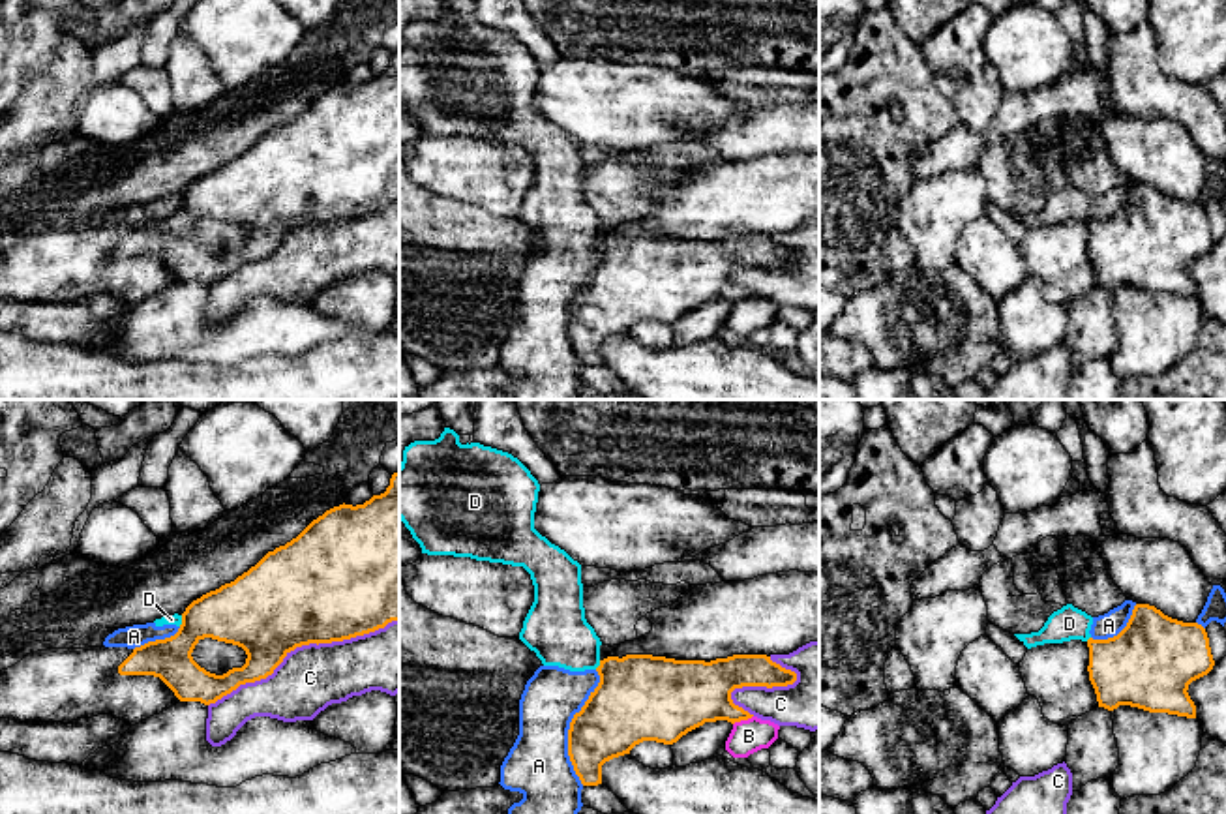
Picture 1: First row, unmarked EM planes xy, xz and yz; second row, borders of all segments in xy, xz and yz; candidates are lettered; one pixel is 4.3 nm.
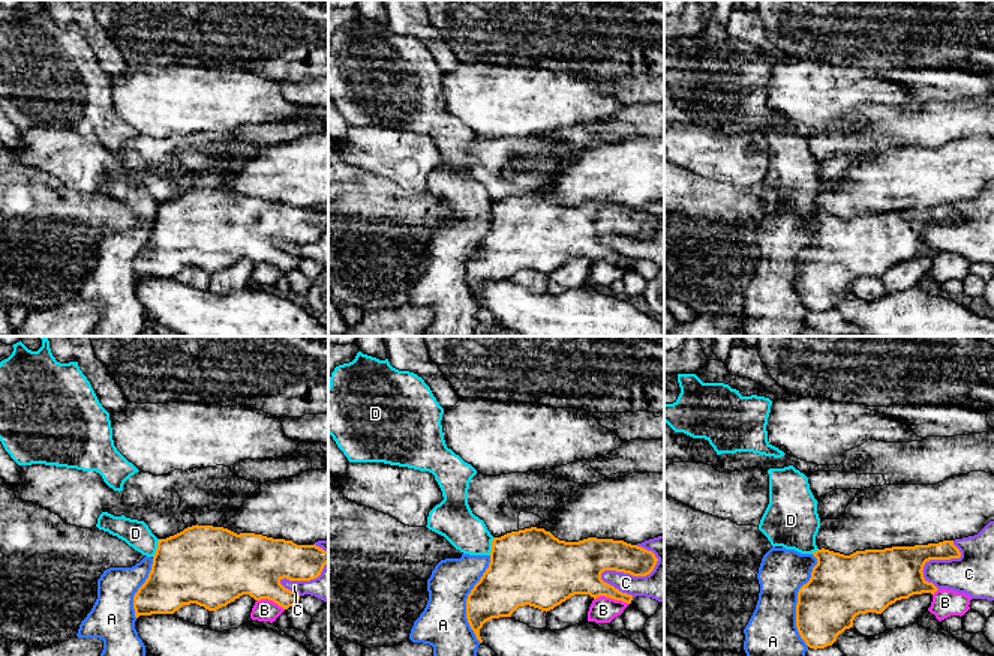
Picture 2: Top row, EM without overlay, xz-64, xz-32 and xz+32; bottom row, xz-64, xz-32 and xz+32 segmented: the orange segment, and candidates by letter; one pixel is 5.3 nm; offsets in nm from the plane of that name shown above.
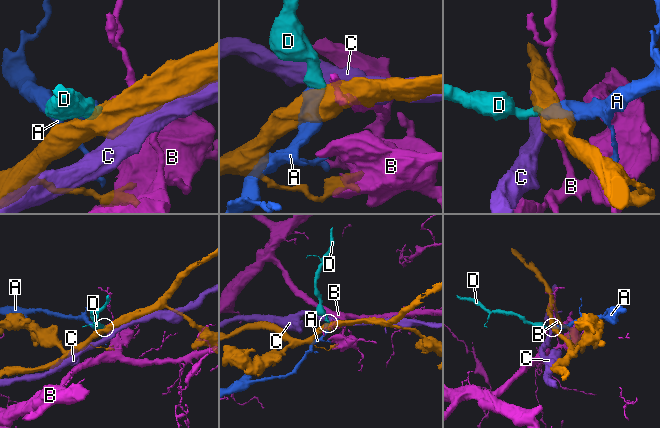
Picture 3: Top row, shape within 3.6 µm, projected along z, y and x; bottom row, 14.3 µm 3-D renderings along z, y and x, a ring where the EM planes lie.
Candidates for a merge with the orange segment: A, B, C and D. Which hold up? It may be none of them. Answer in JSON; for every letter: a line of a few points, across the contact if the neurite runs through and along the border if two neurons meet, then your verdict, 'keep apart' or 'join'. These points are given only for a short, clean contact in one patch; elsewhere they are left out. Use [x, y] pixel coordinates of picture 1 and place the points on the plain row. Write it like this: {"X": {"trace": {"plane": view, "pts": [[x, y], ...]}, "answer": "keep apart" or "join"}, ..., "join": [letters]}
{"A": {"answer": "keep apart"}, "B": {"trace": {"plane": "xz", "pts": [[752, 295], [733, 304]]}, "answer": "keep apart"}, "C": {"answer": "keep apart"}, "D": {"trace": {"plane": "xy", "pts": [[182, 195], [179, 205]]}, "answer": "keep apart"}, "join": []}

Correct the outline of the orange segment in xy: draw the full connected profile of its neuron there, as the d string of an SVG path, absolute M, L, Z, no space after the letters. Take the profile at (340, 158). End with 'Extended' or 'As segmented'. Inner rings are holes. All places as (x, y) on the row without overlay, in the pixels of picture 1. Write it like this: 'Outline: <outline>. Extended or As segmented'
Outline: M399 51L392 54L384 73L373 75L364 84L343 83L326 90L296 118L268 131L234 161L193 180L182 193L182 204L174 216L135 227L118 246L118 253L159 257L180 281L210 285L240 264L272 255L296 227L351 219L384 208L392 201L399 201ZM204 218L242 227L247 234L246 244L223 255L206 251L191 236L195 225Z. As segmented

